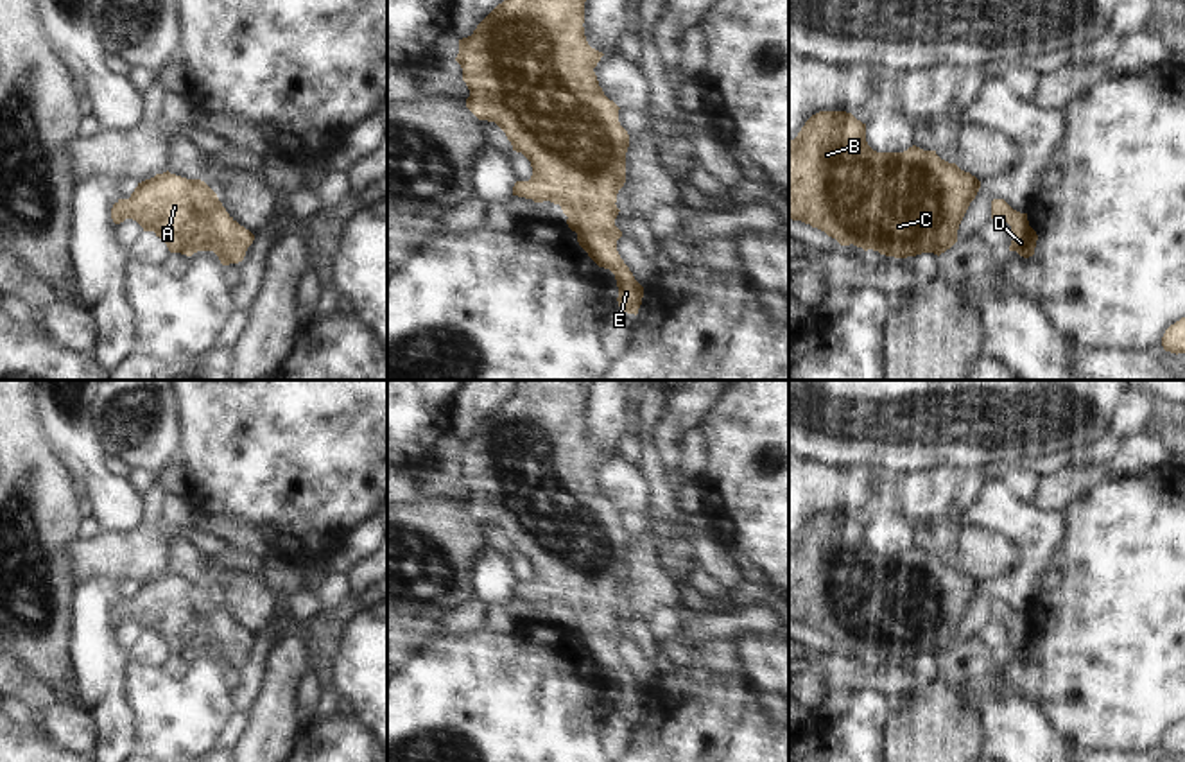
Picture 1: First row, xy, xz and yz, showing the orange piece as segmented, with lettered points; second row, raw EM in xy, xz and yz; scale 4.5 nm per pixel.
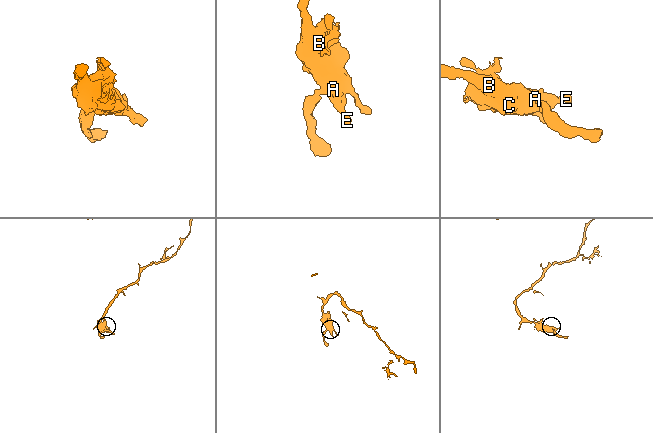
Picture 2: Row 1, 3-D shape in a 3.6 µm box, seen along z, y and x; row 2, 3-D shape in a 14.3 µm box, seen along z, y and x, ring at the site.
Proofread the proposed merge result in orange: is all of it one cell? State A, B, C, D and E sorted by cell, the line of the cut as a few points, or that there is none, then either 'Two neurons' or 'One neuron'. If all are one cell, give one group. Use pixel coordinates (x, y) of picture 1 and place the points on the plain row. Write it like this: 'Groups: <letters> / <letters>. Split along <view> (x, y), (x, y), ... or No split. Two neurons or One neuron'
Groups: A B C D E. No split. One neuron.

